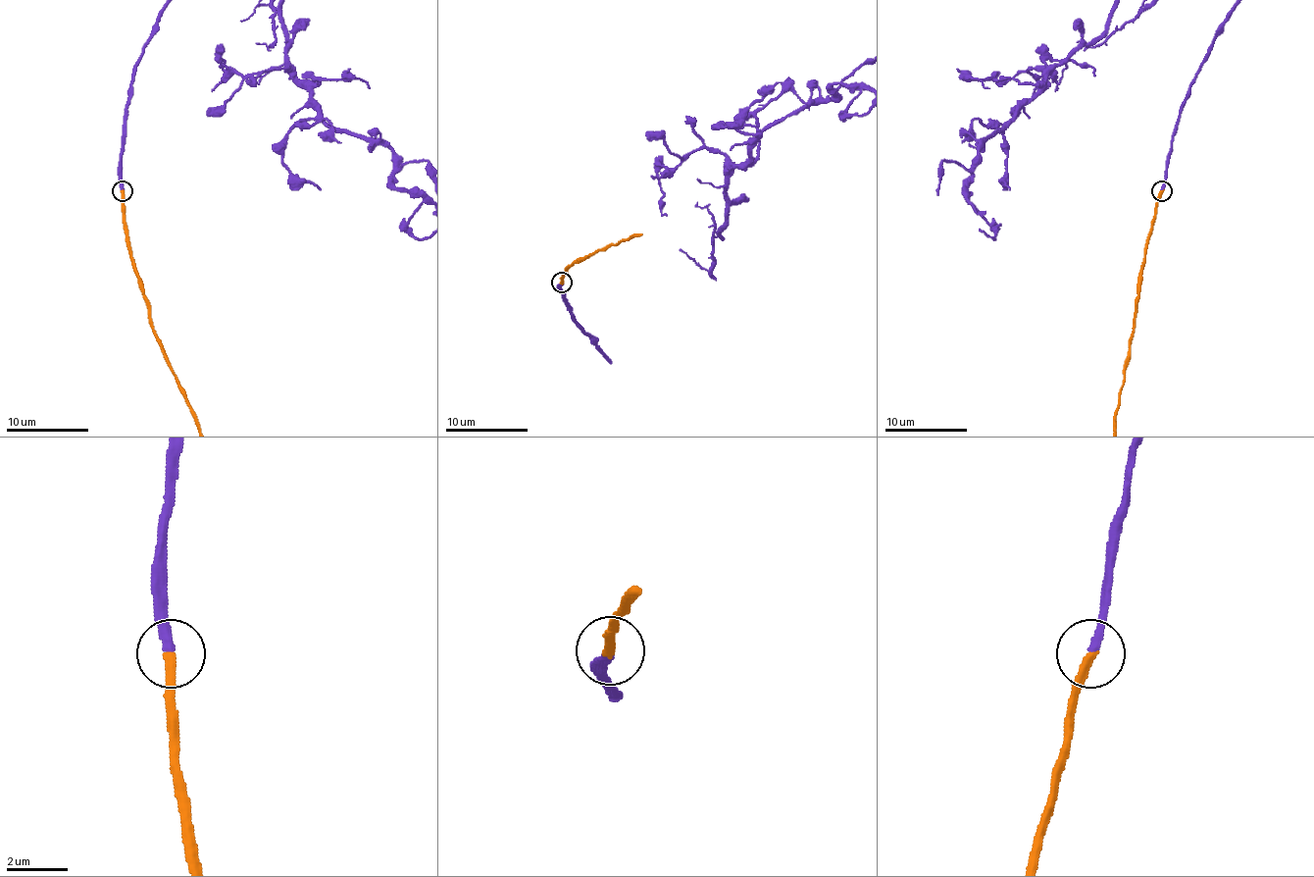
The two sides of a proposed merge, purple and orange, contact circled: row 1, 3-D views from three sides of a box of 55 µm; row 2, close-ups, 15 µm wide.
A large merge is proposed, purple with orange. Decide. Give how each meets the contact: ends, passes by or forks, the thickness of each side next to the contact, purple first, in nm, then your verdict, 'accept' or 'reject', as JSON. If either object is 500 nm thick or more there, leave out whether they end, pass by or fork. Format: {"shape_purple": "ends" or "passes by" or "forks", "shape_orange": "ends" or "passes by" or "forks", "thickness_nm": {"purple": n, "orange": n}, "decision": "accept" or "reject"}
{"shape_purple": "ends", "shape_orange": "ends", "thickness_nm": {"purple": 280, "orange": 280}, "decision": "accept"}

